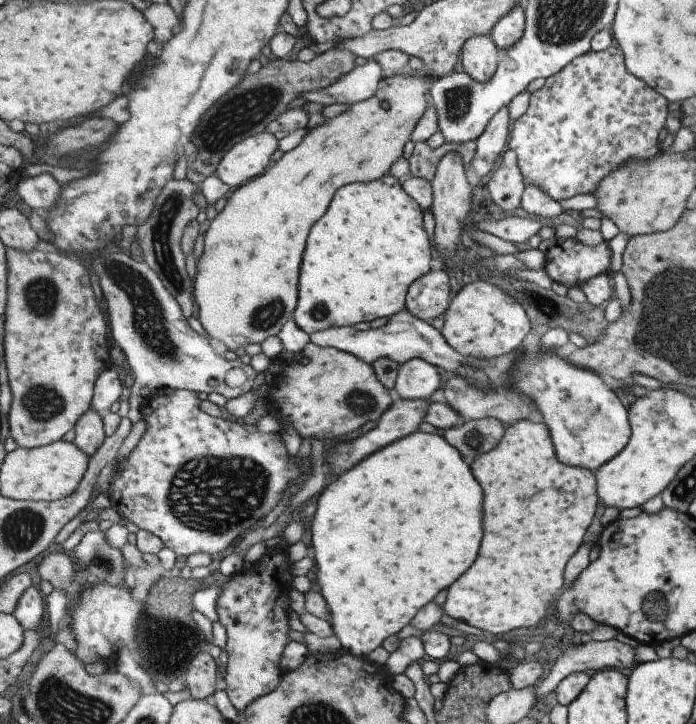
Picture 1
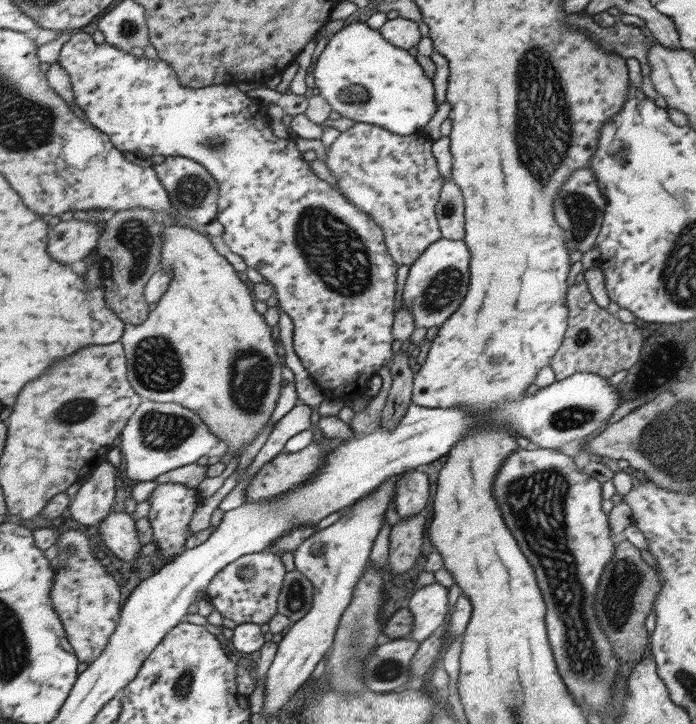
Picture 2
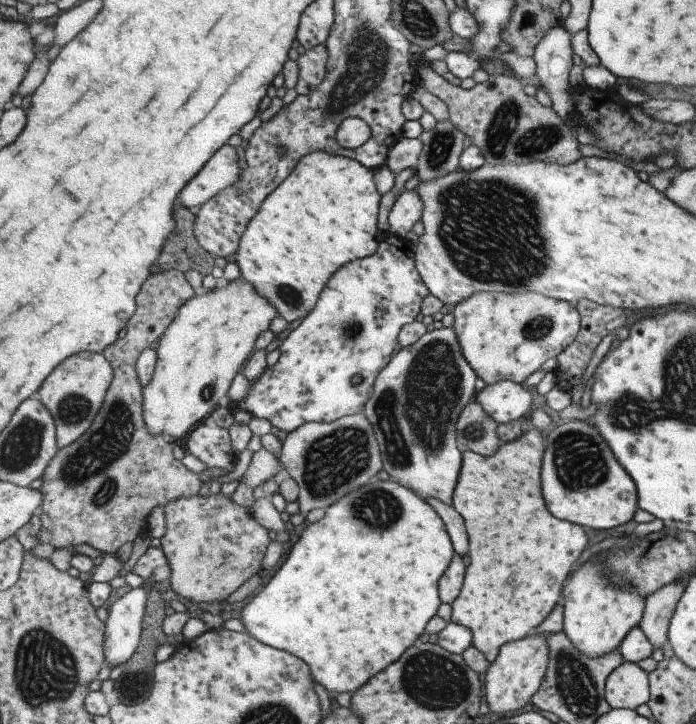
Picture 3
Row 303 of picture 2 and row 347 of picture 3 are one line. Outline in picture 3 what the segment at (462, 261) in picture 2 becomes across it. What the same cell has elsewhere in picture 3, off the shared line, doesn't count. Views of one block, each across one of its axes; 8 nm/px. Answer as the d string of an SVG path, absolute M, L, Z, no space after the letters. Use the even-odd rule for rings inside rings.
M453 327L431 329L419 342L402 347L378 376L375 396L365 408L367 416L371 416L384 462L384 470L375 478L382 481L394 479L425 500L437 498L454 506L453 496L459 484L464 453L458 439L458 420L464 408L475 400L477 378L475 369L463 356L463 348Z

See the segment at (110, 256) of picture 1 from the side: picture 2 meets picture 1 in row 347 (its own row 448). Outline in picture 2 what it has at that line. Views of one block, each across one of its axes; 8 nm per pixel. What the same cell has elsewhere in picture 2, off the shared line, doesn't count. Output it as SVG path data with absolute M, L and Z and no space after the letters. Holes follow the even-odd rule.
M143 400L120 436L121 460L126 464L126 476L133 482L157 481L159 476L193 464L209 454L221 438L211 432L198 413L182 404Z

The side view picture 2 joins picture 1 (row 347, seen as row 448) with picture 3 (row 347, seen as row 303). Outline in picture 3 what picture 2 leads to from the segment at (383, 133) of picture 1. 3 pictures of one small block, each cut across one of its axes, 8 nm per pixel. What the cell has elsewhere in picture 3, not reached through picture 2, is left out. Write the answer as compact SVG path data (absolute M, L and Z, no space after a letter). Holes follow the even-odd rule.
M244 277L237 282L222 280L211 291L198 291L191 300L179 308L175 320L161 336L157 344L157 364L153 380L144 388L144 419L155 434L168 434L174 440L185 440L203 420L209 417L224 402L231 390L233 378L254 352L255 342L261 332L269 330L273 318L279 315L275 304L263 298L255 286Z

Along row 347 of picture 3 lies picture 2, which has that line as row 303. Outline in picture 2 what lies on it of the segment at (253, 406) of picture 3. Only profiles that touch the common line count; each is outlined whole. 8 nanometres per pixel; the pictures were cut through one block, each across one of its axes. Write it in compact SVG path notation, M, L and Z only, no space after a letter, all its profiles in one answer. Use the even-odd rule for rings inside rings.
M75 33L73 38L63 46L59 58L60 66L69 73L72 80L74 96L77 106L85 113L88 123L105 132L122 151L132 152L144 158L152 156L183 156L203 164L209 170L215 180L220 184L219 214L217 220L224 227L223 240L229 250L238 254L251 268L259 272L267 281L271 281L276 288L276 296L279 306L291 318L293 322L293 347L305 369L314 377L320 389L329 389L337 395L363 395L373 375L383 367L389 367L393 354L393 342L395 342L394 324L397 308L397 270L400 264L395 261L386 243L386 233L369 213L361 211L345 193L339 190L339 186L332 186L329 182L321 180L315 170L309 166L309 162L303 160L301 154L289 154L285 148L289 146L289 139L279 138L273 134L273 128L269 123L267 106L255 98L247 96L246 92L239 90L237 84L216 84L205 88L189 88L179 80L178 72L163 59L137 58L125 49L107 42L97 44L93 36L87 33Z

